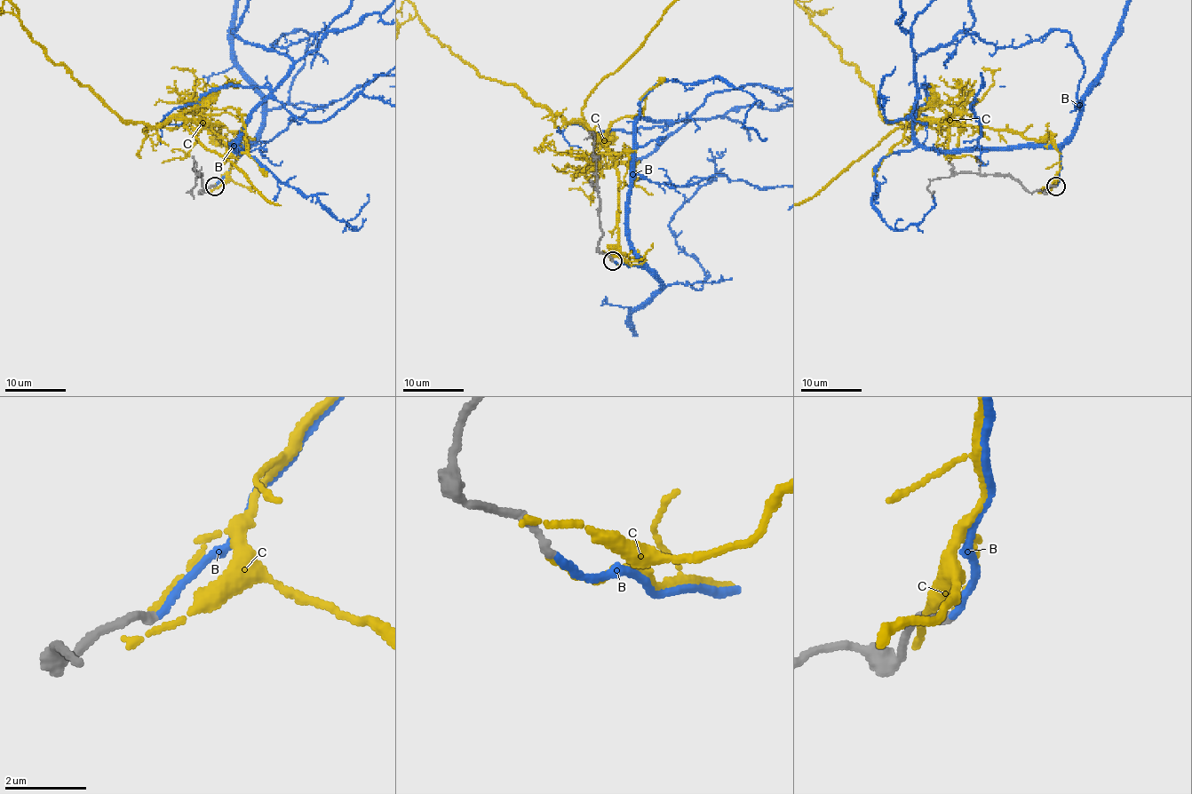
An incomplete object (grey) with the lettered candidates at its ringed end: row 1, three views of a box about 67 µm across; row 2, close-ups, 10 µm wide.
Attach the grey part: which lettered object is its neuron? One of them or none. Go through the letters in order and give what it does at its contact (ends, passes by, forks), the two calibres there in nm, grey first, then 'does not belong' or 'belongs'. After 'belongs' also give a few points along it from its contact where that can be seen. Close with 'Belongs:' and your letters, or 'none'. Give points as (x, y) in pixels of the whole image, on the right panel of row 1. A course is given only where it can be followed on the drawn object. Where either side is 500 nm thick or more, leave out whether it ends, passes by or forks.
B: it ends there; 200 nm thick on the grey side, 180 nm on the other; belongs
C: it ends there; 220 nm thick on the grey side, 110 nm on the other; does not belong
Belongs: B

